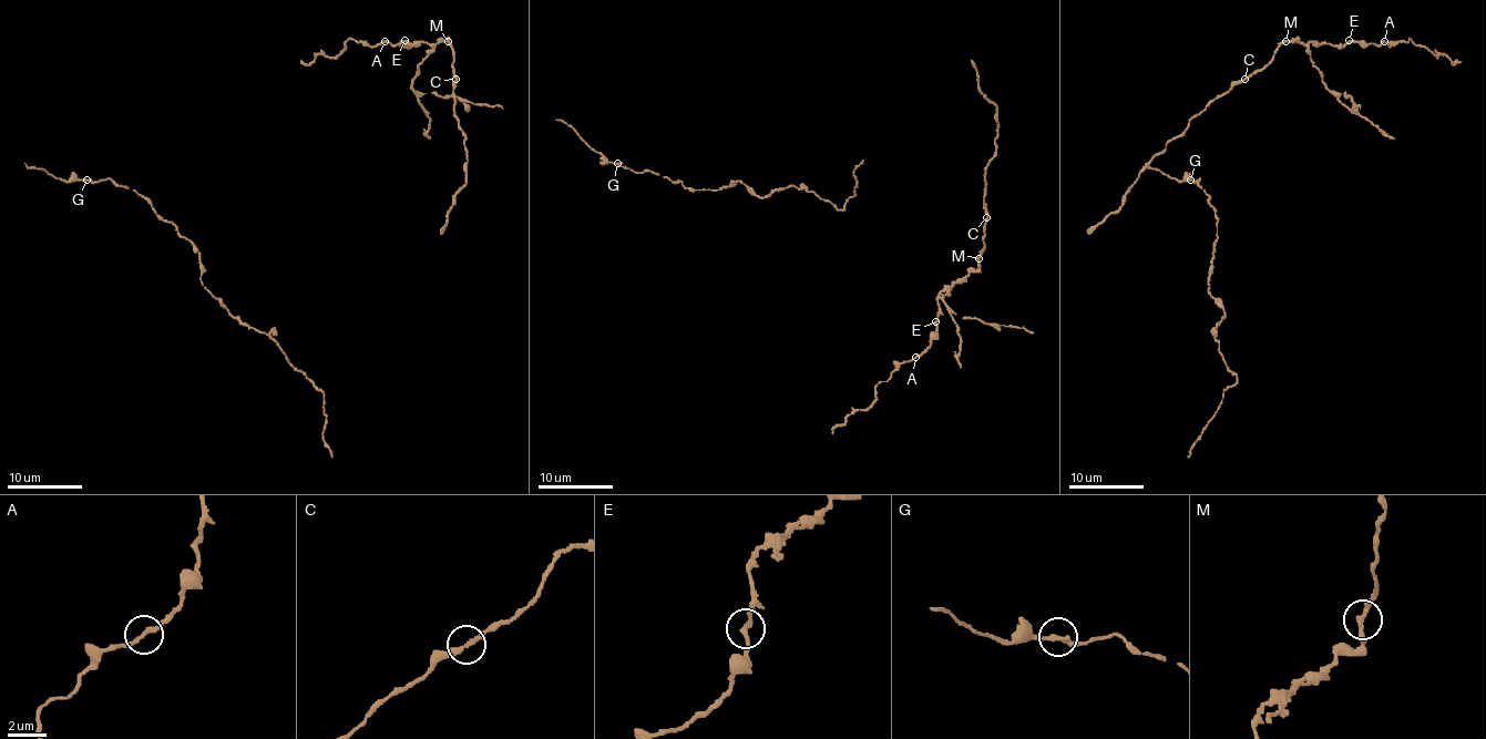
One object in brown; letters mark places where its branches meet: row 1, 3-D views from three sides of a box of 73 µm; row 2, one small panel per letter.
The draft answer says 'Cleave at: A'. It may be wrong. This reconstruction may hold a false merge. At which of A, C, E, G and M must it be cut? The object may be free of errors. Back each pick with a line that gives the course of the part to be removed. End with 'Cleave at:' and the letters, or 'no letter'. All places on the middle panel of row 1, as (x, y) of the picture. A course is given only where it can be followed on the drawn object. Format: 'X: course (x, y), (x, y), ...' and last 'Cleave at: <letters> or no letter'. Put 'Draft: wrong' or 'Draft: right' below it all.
Cleave at: no letter
Draft: wrong

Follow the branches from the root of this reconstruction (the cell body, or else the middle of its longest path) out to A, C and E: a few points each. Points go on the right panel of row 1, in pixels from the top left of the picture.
A: (1092, 232), (1119, 207), (1139, 171), (1194, 116), (1259, 71), (1282, 43), (1299, 40), (1343, 47), (1385, 41)
C: (1092, 232), (1119, 207), (1123, 195), (1144, 166), (1211, 101), (1244, 79)
E: (1092, 232), (1119, 207), (1139, 171), (1194, 116), (1259, 71), (1282, 43), (1299, 40), (1342, 47), (1349, 40)

